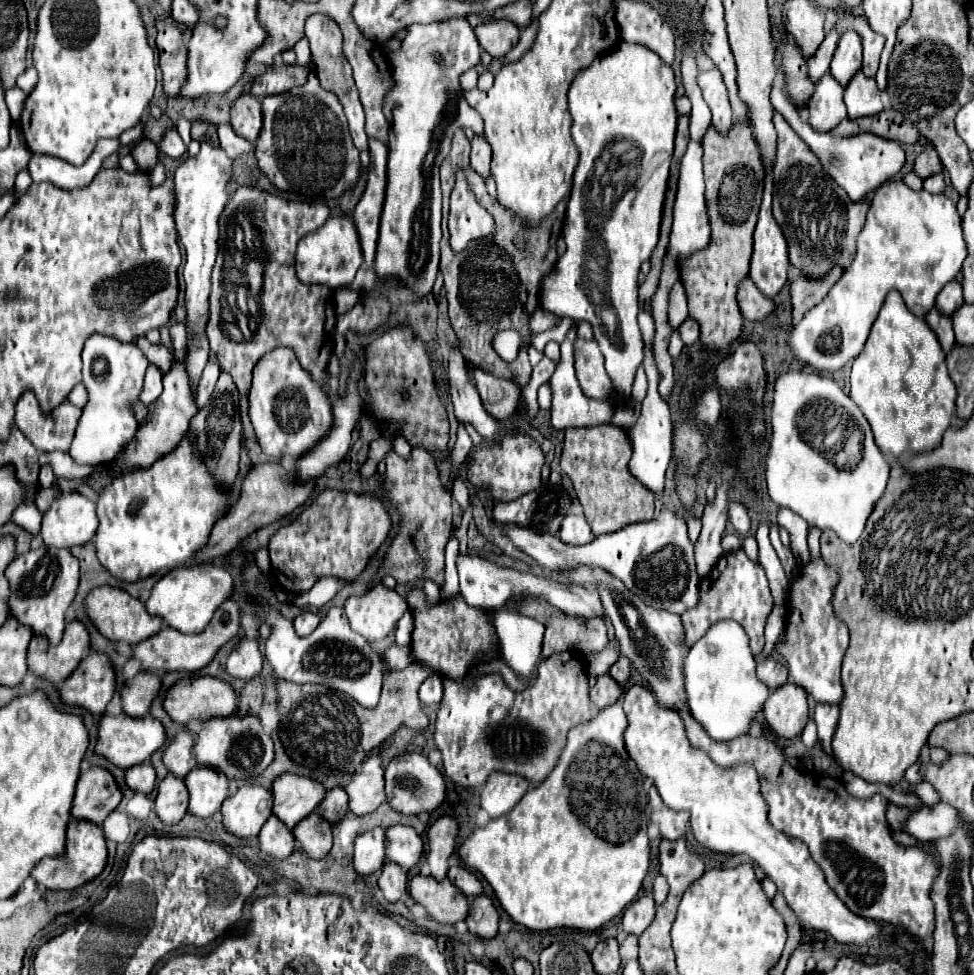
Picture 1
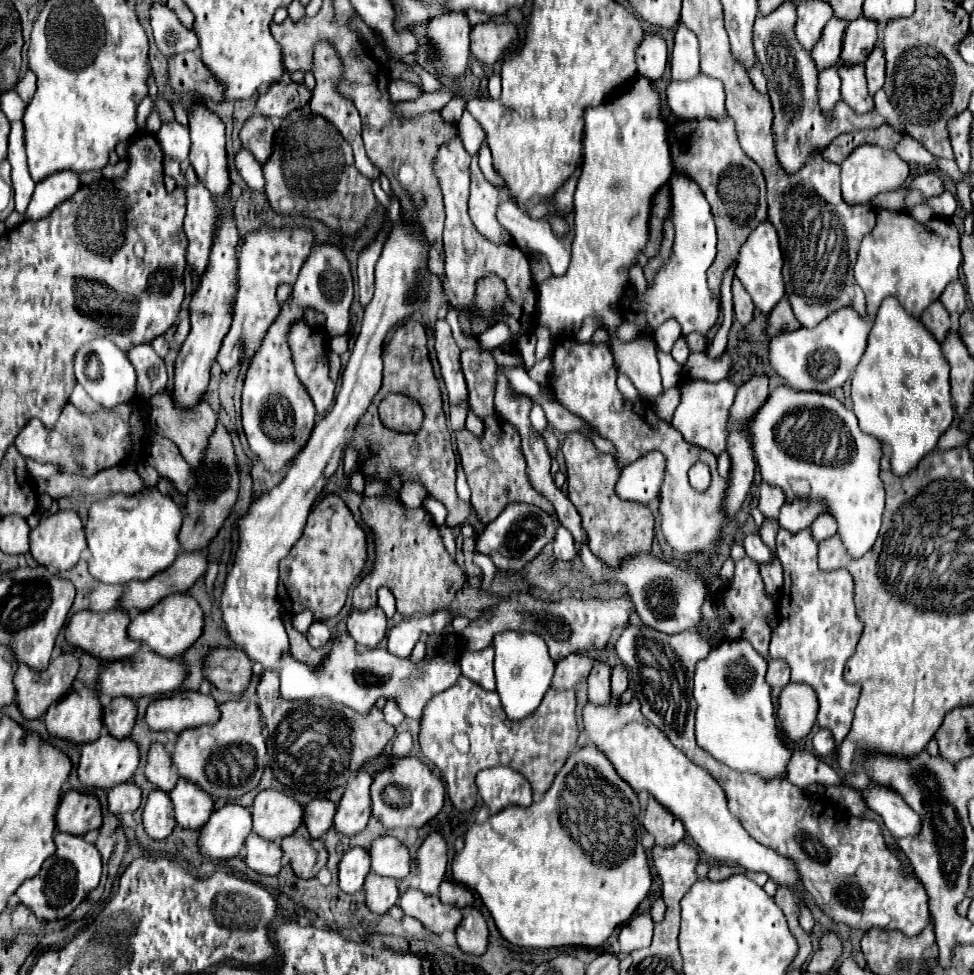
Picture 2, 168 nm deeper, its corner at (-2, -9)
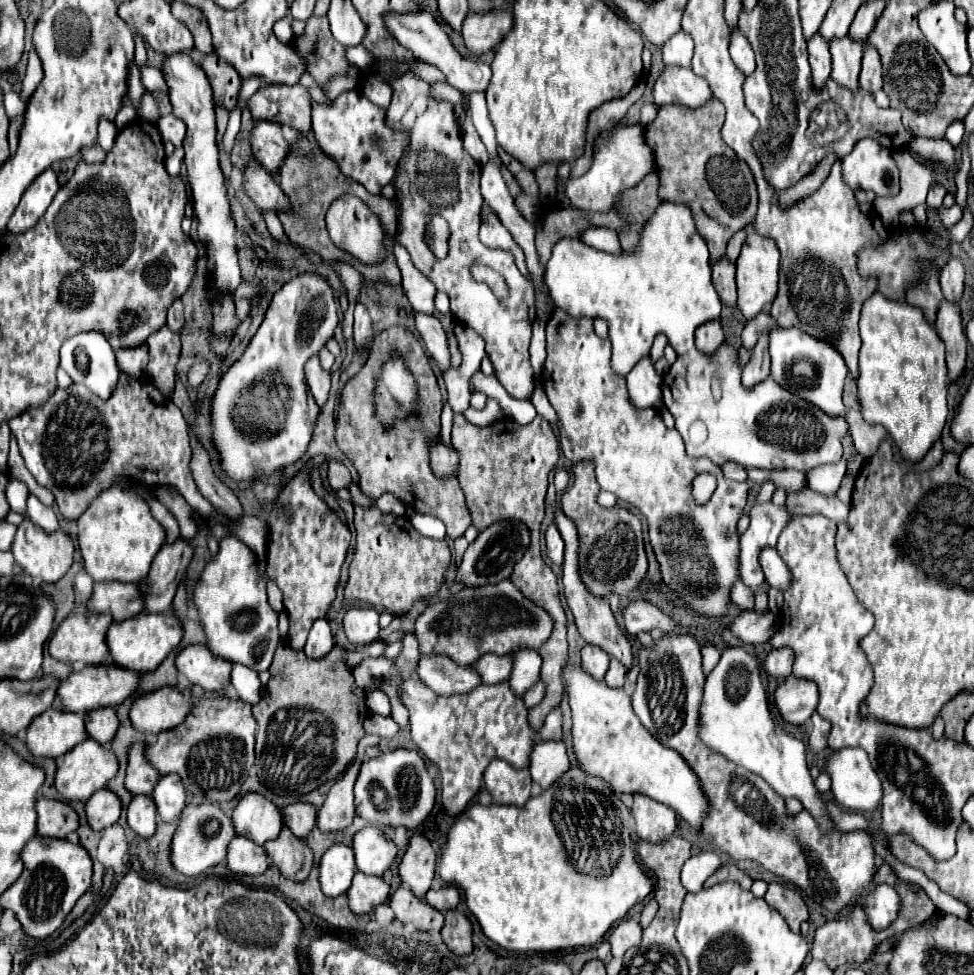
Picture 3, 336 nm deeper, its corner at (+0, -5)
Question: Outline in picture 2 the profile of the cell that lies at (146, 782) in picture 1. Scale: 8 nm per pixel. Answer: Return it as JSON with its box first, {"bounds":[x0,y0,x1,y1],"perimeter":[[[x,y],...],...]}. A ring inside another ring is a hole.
{"bounds":[108,782,140,816],"perimeter":[[[132,782],[120,784],[108,792],[108,810],[114,816],[124,812],[134,812],[140,806],[140,788]]]}

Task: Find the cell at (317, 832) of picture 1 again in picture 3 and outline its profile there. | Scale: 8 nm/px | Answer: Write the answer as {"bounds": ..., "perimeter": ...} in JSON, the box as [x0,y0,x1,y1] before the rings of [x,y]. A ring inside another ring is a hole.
{"bounds":[264,828,314,882],"perimeter":[[[282,828],[276,840],[264,844],[266,854],[280,868],[282,876],[294,882],[304,882],[314,866],[314,852],[306,844],[306,840],[296,838],[290,828]]]}

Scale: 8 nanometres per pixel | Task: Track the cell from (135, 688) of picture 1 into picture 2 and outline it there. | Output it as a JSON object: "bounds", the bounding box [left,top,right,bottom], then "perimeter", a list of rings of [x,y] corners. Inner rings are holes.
{"bounds":[102,698,136,738],"perimeter":[[[112,698],[102,712],[102,724],[110,736],[128,738],[136,722],[136,702],[130,698]]]}

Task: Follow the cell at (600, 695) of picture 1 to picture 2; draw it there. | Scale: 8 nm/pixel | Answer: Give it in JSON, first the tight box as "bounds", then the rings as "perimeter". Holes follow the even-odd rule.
{"bounds":[588,660,610,704],"perimeter":[[[596,660],[588,674],[588,700],[594,704],[608,704],[610,700],[610,670],[606,660]]]}

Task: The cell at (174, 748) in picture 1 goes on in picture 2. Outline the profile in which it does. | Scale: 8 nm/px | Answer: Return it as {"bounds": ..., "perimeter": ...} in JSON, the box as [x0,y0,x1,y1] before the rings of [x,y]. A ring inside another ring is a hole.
{"bounds":[144,742,180,792],"perimeter":[[[158,742],[152,744],[148,750],[144,776],[156,790],[162,790],[162,792],[170,792],[180,778],[176,768],[172,766],[170,754],[164,752],[164,746]]]}

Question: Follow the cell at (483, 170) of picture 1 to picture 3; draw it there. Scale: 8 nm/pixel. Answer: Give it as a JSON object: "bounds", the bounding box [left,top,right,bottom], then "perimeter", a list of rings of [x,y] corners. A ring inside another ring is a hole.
{"bounds":[480,202,530,278],"perimeter":[[[486,202],[482,204],[482,214],[480,214],[480,242],[488,248],[500,248],[500,250],[512,252],[520,272],[530,278],[530,270],[526,268],[526,258],[522,248],[516,244],[512,234],[502,226],[500,218],[494,214],[494,210]]]}

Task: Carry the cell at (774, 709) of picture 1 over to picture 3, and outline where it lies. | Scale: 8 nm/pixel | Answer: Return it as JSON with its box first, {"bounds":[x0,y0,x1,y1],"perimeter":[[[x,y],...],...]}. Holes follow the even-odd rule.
{"bounds":[774,676,818,726],"perimeter":[[[788,676],[784,682],[778,684],[774,692],[774,702],[786,722],[800,726],[816,710],[818,686],[812,680]]]}

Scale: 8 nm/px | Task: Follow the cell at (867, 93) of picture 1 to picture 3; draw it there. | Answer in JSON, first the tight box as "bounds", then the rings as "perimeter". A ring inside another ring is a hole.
{"bounds":[830,36,864,90],"perimeter":[[[848,36],[842,40],[832,40],[830,54],[832,54],[832,80],[848,90],[858,90],[860,82],[860,60],[862,60],[864,46],[860,42],[850,40]]]}

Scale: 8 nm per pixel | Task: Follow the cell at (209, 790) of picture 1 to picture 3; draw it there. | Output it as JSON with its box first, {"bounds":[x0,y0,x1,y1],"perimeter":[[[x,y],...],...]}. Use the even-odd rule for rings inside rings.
{"bounds":[152,774,186,822],"perimeter":[[[178,774],[160,776],[152,798],[156,802],[160,820],[164,820],[164,822],[180,820],[180,816],[186,808],[186,790],[184,790],[182,778]]]}

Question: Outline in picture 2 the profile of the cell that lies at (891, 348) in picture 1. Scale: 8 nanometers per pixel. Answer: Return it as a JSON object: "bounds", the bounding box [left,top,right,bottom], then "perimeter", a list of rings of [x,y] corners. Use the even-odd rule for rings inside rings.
{"bounds":[852,296,954,476],"perimeter":[[[888,296],[882,300],[874,324],[868,334],[868,346],[866,352],[854,372],[852,378],[852,402],[854,402],[854,414],[860,422],[860,430],[890,444],[892,456],[892,472],[896,476],[910,474],[916,464],[936,448],[938,438],[948,430],[954,418],[954,406],[950,398],[950,368],[940,344],[936,338],[920,324],[920,320],[912,318],[896,298]]]}

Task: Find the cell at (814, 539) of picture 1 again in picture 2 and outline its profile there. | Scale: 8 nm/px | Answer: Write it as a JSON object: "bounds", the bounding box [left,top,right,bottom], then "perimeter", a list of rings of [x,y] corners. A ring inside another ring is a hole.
{"bounds":[812,516,836,540],"perimeter":[[[818,516],[814,522],[812,522],[812,534],[814,538],[820,540],[826,540],[830,536],[836,534],[836,520],[832,520],[832,516]]]}

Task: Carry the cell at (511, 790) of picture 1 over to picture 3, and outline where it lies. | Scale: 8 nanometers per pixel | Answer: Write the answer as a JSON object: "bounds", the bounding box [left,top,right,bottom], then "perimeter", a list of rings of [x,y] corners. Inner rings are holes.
{"bounds":[484,760,530,806],"perimeter":[[[492,760],[484,772],[484,786],[494,804],[524,806],[530,798],[530,770],[516,770],[504,760]]]}

